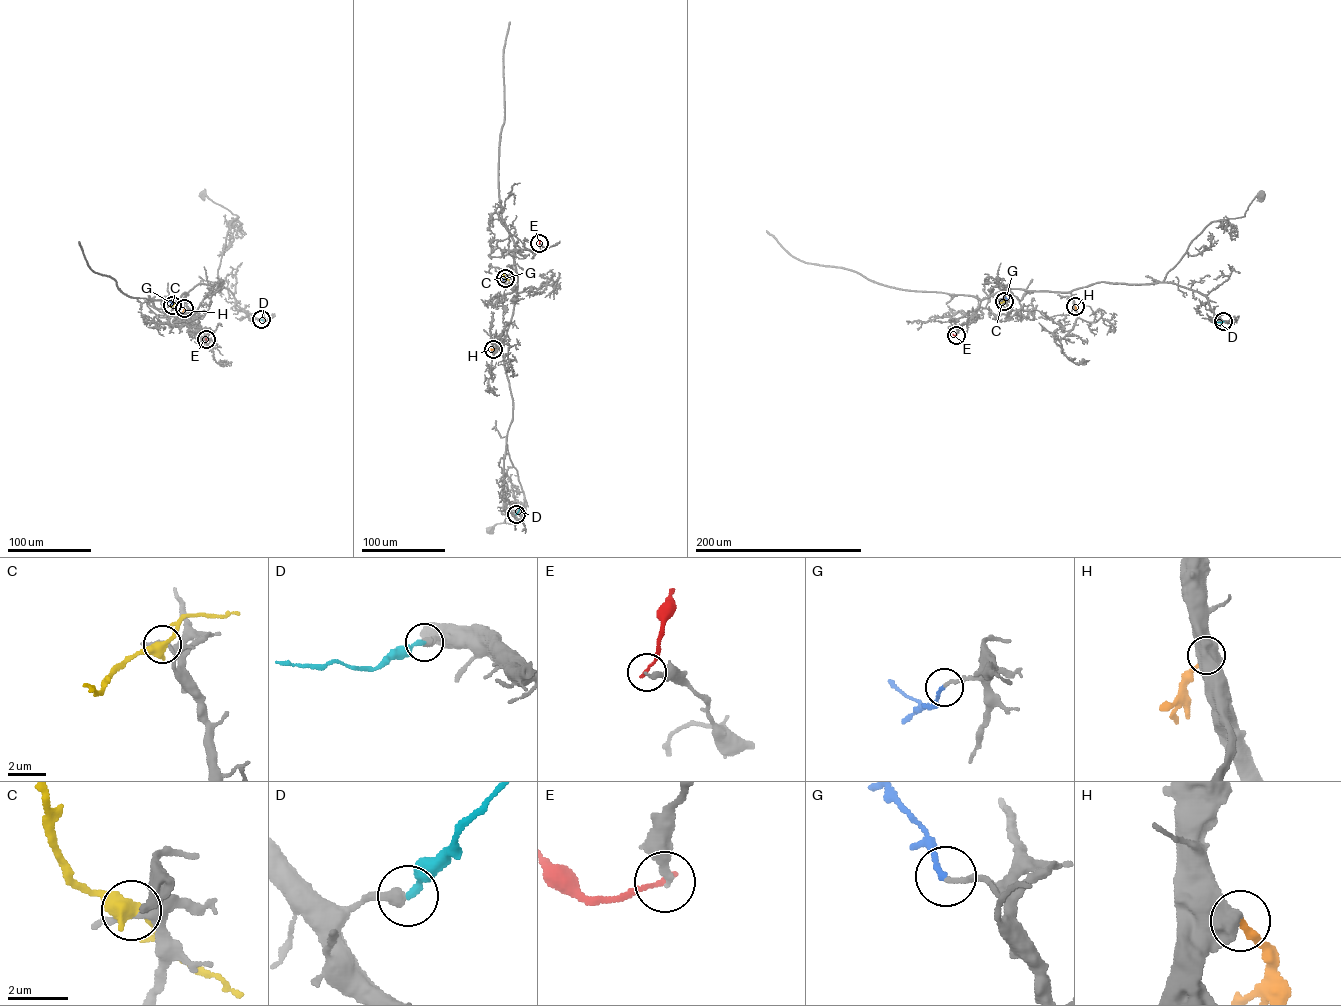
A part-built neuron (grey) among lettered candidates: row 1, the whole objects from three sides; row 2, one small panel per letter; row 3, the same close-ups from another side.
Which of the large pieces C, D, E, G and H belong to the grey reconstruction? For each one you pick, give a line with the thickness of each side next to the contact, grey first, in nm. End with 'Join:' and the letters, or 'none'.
D: Thickness 360 nm (grey) against 240 nm
G: Thickness 180 nm (grey) against 200 nm
H: Thickness 650 nm (grey) against 280 nm
Join: D, G, H

